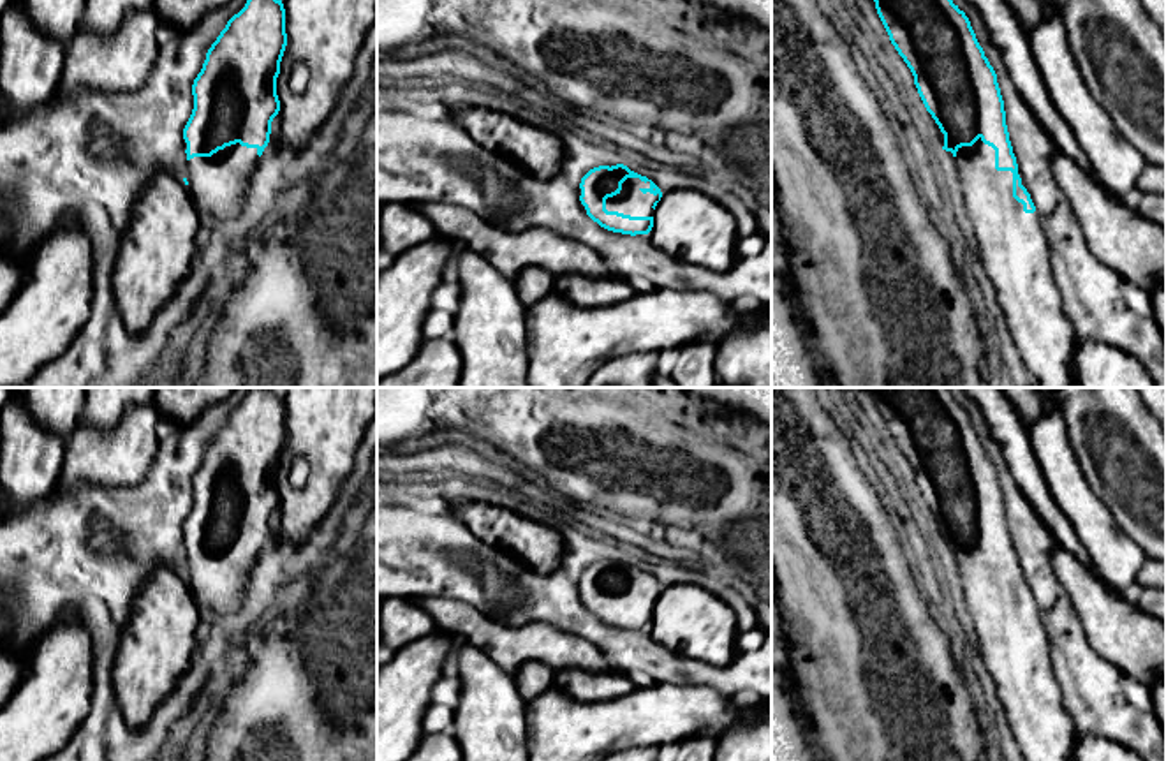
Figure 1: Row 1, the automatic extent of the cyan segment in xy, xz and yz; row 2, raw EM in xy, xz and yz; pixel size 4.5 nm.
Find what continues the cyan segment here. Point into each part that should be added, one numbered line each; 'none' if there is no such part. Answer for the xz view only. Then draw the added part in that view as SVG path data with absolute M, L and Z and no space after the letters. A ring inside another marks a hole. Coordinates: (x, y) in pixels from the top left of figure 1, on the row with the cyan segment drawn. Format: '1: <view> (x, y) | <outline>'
1: xz (631, 201) | M627 178L622 183L622 190L606 199L608 211L618 211L631 217L653 217L653 203L659 201L659 194L643 194L643 188L650 188L650 181L641 181L639 178Z

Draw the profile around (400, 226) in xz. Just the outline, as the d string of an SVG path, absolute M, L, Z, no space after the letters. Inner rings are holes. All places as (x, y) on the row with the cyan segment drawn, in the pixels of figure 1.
M407 203L382 204L377 234L380 257L386 261L439 236L433 224Z

